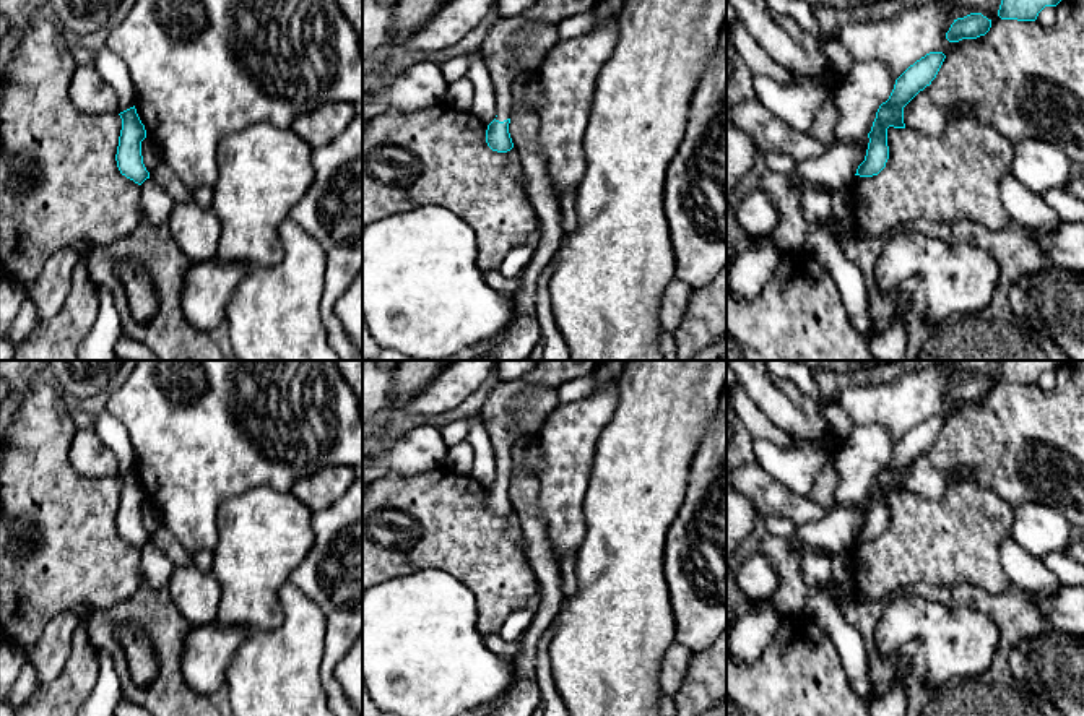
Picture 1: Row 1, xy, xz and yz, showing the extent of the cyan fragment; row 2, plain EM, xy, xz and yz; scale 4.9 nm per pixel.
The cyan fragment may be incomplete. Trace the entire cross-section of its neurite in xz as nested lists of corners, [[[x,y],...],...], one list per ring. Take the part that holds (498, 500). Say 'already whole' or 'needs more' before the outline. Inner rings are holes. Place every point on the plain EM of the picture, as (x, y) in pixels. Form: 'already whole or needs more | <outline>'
needs more | [[[538,360],[530,375],[512,382],[497,382],[479,412],[489,432],[497,468],[497,481],[486,494],[486,507],[492,515],[507,516],[514,511],[509,497],[512,446],[515,443],[514,433],[517,429],[514,399],[535,385],[559,388],[562,383],[592,375],[598,362],[600,360]]]

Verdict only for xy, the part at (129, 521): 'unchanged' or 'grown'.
unchanged

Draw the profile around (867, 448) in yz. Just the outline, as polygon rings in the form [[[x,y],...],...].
[[[879,424],[858,425],[847,433],[834,456],[840,476],[834,492],[834,507],[866,502],[879,469],[889,463],[894,448],[895,442]]]

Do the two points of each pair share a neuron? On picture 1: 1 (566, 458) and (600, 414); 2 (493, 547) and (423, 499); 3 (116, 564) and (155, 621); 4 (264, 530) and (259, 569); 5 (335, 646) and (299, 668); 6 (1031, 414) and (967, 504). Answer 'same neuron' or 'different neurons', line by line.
1: same neuron
2: same neuron
3: different neurons
4: same neuron
5: different neurons
6: different neurons

